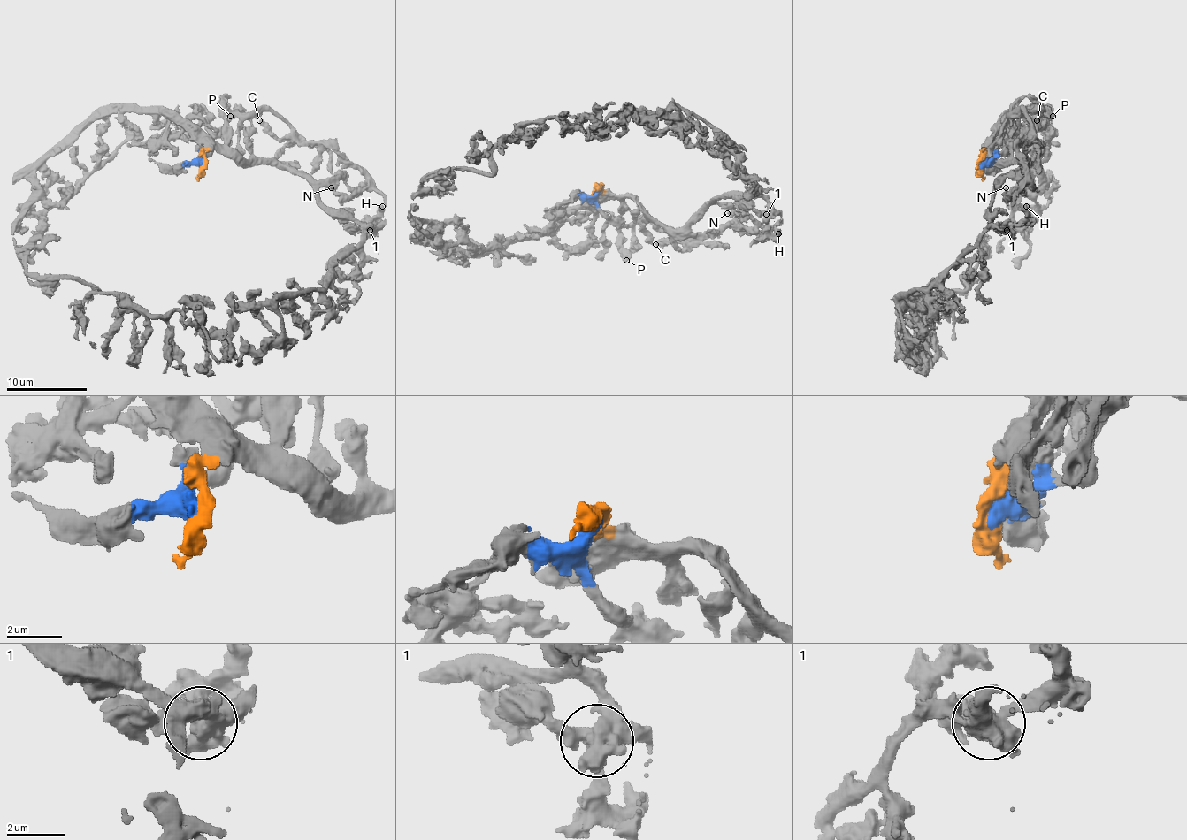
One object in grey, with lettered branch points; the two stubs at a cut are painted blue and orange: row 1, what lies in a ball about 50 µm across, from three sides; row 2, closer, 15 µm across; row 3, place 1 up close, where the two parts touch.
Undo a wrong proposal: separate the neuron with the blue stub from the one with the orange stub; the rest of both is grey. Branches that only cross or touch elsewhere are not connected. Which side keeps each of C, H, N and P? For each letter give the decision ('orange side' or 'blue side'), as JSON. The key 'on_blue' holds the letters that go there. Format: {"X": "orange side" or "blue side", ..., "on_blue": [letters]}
{"C": "blue side", "H": "orange side", "N": "blue side", "P": "orange side", "on_blue": ["C", "N"]}

